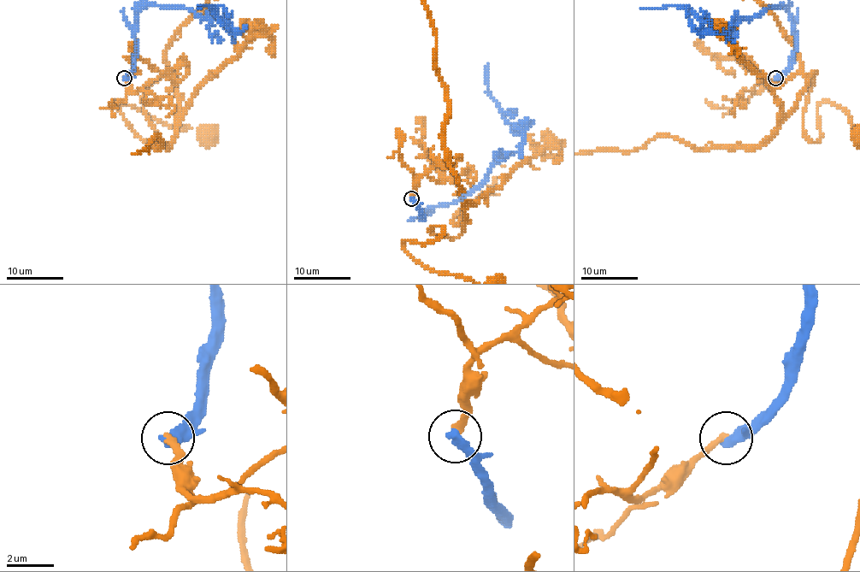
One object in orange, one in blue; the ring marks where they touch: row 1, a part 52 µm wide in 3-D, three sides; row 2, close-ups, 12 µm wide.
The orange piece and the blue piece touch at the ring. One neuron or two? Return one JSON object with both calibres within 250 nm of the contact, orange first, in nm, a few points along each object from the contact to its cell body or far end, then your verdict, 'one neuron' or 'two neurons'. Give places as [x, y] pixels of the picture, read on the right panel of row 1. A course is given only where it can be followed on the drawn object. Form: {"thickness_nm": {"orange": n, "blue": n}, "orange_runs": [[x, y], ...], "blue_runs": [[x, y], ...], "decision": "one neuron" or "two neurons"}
{"thickness_nm": {"orange": 280, "blue": 440}, "blue_runs": [[775, 77], [789, 66], [795, 46], [784, 6], [737, 17], [724, 33], [708, 32], [688, 8], [639, 8]], "decision": "two neurons"}

